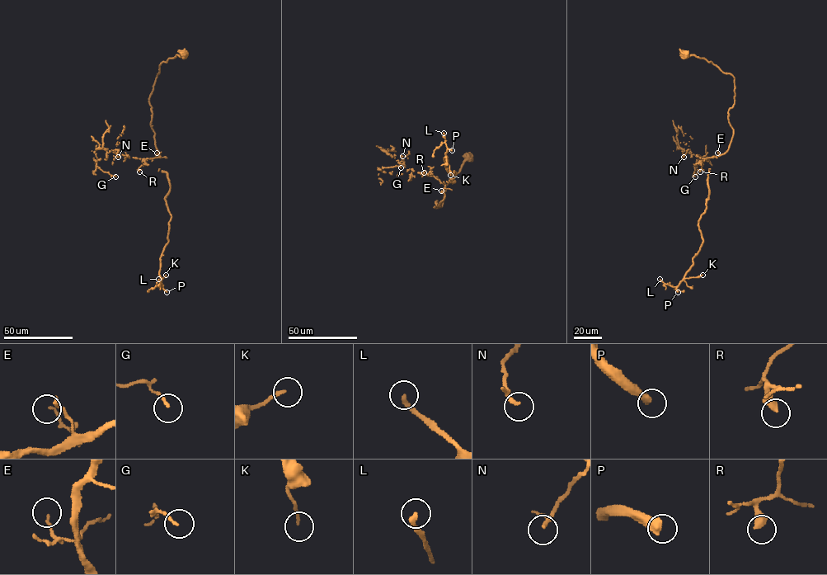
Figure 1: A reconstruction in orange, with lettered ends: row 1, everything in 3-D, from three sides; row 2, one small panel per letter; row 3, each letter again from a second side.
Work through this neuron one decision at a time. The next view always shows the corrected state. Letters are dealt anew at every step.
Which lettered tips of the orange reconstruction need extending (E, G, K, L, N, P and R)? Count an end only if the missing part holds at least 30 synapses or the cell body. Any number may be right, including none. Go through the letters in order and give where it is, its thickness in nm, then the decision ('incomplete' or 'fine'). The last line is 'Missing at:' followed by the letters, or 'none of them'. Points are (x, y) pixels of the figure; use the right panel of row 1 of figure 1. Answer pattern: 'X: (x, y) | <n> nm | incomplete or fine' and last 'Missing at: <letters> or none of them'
E: (717, 153) | 120 nm | fine
G: (695, 176) | 120 nm | fine
K: (702, 275) | 150 nm | incomplete
L: (660, 279) | 260 nm | incomplete
N: (683, 157) | 150 nm | fine
P: (678, 292) | 460 nm | incomplete
R: (700, 172) | 440 nm | fine
Missing at: K, L, P

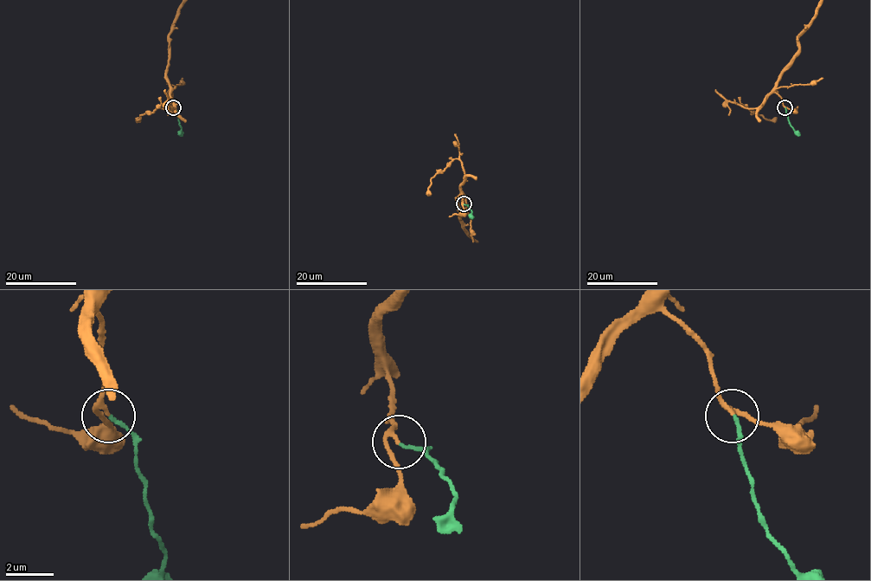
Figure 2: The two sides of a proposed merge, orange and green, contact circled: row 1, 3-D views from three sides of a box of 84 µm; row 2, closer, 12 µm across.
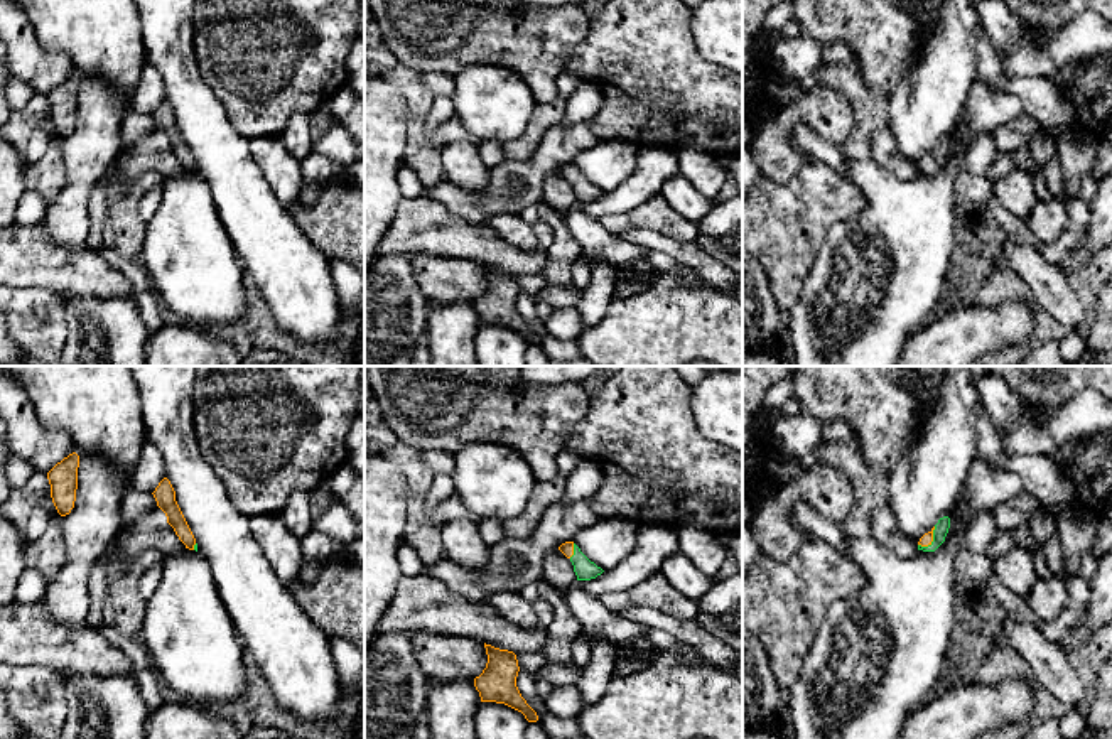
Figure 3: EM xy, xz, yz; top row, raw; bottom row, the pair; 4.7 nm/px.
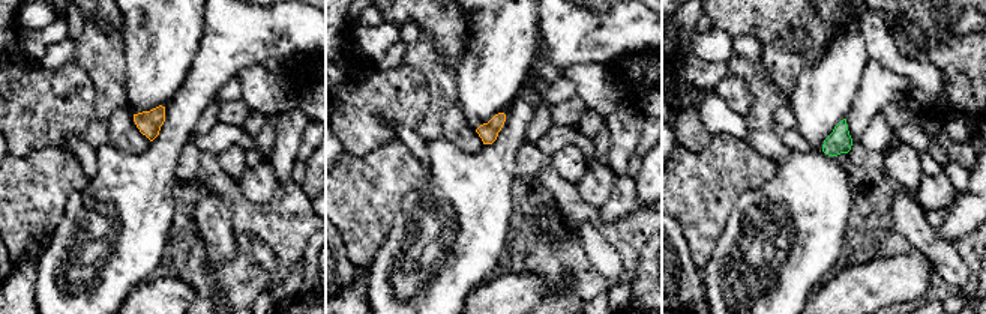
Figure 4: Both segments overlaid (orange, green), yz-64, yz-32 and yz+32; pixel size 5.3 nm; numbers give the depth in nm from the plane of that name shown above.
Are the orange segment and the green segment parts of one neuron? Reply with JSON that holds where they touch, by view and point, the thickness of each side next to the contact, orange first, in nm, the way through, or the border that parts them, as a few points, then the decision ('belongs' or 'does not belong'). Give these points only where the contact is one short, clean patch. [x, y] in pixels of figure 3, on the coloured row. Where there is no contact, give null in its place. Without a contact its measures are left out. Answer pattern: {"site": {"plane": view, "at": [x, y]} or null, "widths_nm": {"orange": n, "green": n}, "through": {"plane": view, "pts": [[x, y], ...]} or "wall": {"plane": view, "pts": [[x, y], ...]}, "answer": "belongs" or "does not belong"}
{"site": {"plane": "yz", "at": [932, 540]}, "widths_nm": {"orange": 60, "green": 70}, "through": {"plane": "yz", "pts": [[927, 539], [932, 540], [942, 527]]}, "answer": "belongs"}

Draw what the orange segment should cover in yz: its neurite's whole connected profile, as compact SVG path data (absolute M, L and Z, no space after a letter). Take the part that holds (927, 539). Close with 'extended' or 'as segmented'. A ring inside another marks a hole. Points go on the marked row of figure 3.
M943 516L938 523L925 533L918 542L918 550L935 552L943 542L950 528L950 518Z; extended

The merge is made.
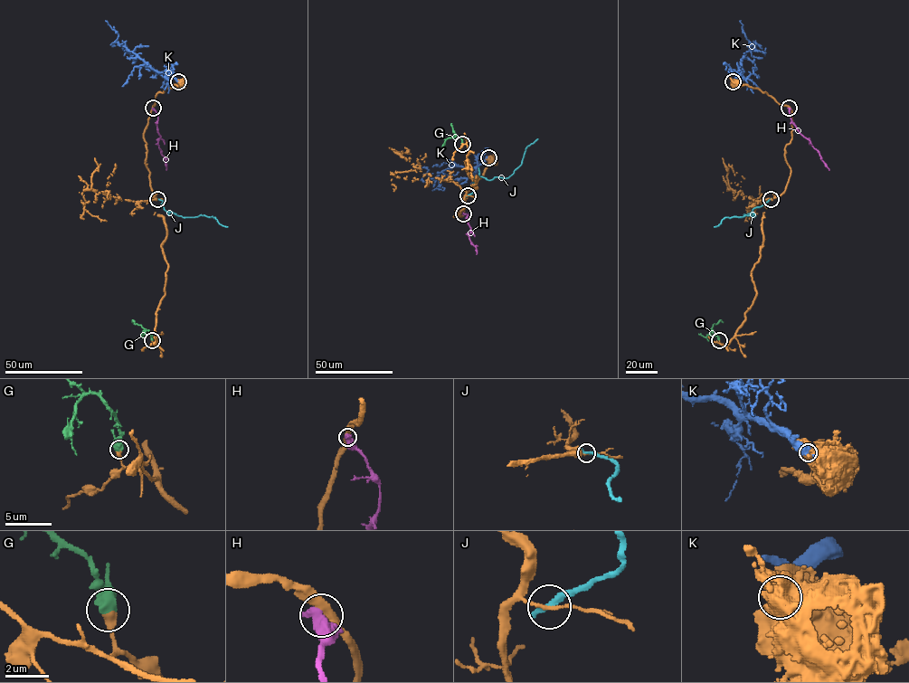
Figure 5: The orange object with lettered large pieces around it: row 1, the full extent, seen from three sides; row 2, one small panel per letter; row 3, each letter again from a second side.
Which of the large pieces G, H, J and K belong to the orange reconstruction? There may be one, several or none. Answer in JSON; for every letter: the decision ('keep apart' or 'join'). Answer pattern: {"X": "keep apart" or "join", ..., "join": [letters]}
{"G": "join", "H": "keep apart", "J": "keep apart", "K": "keep apart", "join": ["G"]}

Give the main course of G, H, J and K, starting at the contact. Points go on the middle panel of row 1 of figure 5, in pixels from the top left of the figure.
G: (462, 144), (461, 138), (455, 137), (447, 139), (442, 147)
H: (463, 213), (468, 215), (470, 228), (468, 236), (476, 248), (476, 254)
J: (468, 195), (472, 193), (475, 177), (489, 180), (496, 176), (508, 178), (521, 165), (527, 146), (538, 138)
K: (488, 157), (474, 167), (450, 166), (432, 178), (426, 174), (429, 170), (426, 167), (415, 166)

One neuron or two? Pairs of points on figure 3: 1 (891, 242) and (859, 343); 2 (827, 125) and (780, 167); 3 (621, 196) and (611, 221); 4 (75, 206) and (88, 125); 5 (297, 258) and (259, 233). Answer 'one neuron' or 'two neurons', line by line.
1: one neuron
2: one neuron
3: two neurons
4: one neuron
5: one neuron

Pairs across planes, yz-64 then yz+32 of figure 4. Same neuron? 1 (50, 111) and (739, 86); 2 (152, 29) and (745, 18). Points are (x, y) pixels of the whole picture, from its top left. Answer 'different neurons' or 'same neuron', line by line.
1: same neuron
2: different neurons

